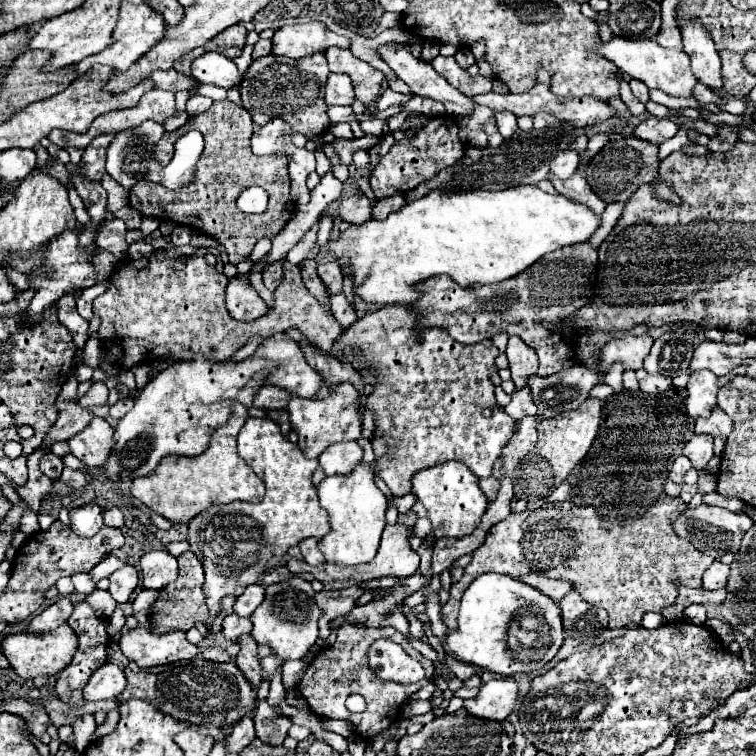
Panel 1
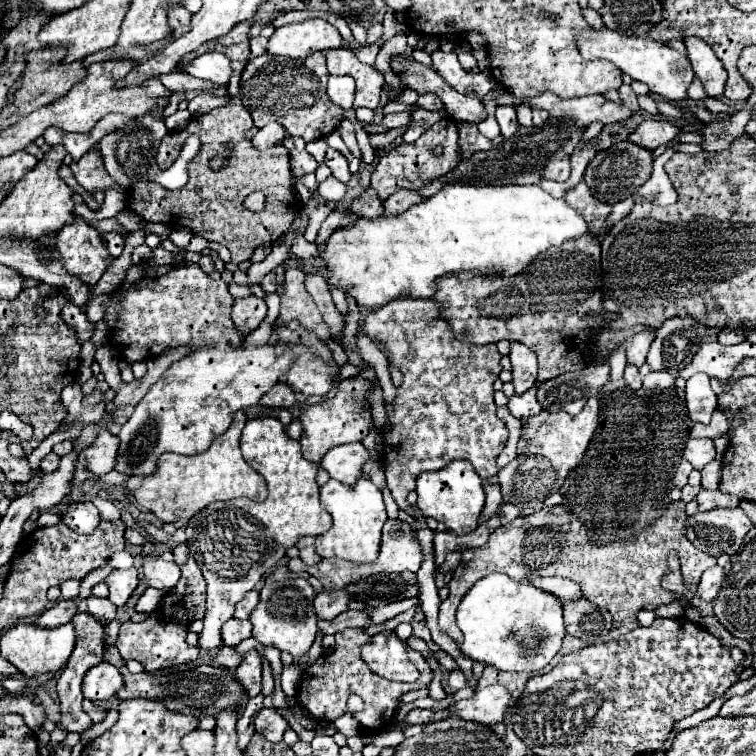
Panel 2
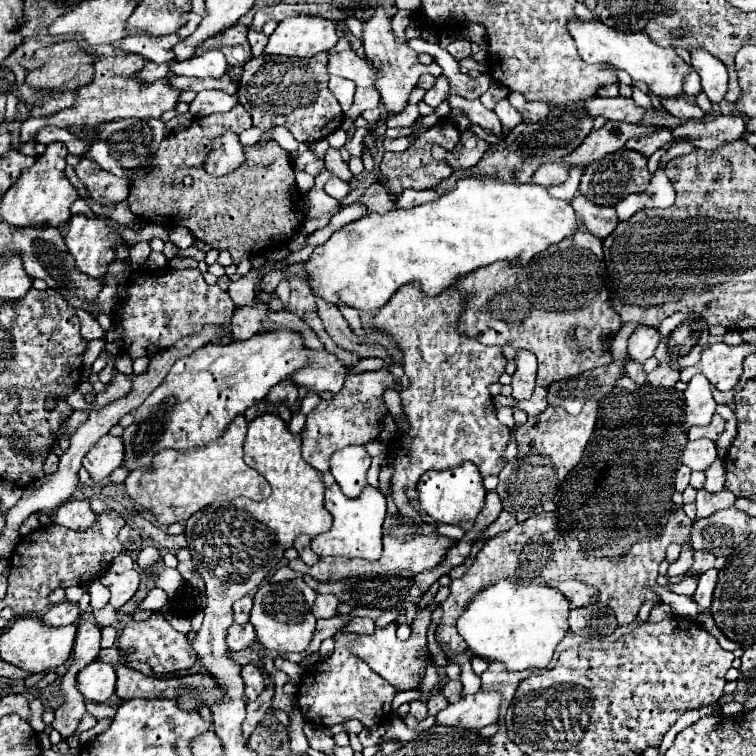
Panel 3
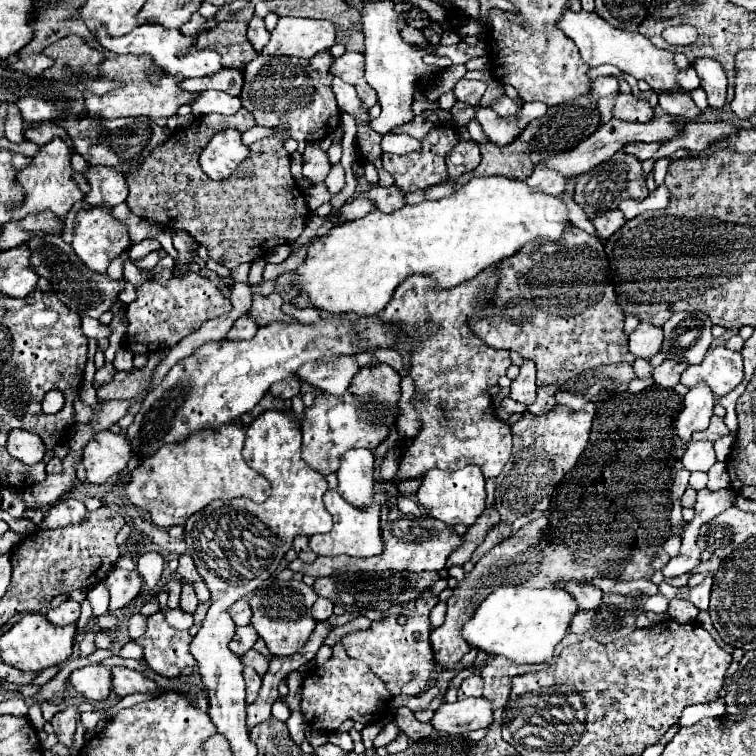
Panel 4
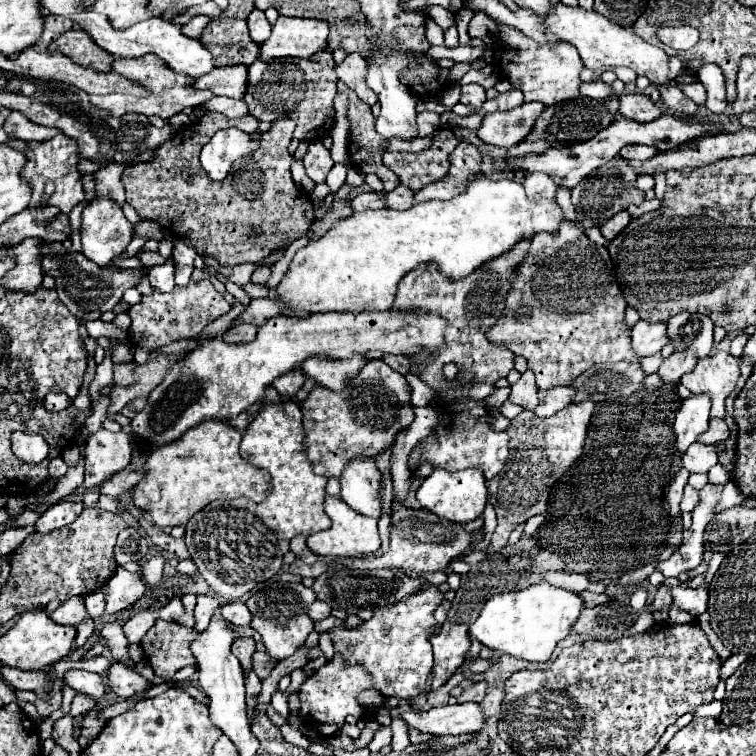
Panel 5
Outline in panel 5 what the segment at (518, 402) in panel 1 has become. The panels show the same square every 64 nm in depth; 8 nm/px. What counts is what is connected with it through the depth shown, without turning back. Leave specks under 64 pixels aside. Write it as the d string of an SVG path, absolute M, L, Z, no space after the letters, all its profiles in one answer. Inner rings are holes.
M550 388L550 390L540 390L538 392L538 408L534 410L536 416L540 418L546 418L546 416L552 416L556 414L558 410L566 408L568 404L572 404L576 396L576 390L574 388Z

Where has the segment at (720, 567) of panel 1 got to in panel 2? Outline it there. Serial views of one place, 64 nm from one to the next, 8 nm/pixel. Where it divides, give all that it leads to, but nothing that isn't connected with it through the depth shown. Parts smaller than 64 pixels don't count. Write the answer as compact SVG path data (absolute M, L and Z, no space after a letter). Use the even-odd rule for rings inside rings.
M712 566L708 568L702 578L700 578L700 584L698 584L698 598L702 602L712 602L714 596L718 594L718 588L722 586L722 580L724 580L724 568L722 566Z

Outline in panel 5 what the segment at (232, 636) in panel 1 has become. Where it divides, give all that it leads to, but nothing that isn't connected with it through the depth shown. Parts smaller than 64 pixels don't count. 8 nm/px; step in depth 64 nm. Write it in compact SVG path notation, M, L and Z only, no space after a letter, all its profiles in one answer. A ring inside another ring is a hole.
M240 638L240 640L234 640L234 644L232 644L232 654L238 656L244 672L252 670L252 654L254 652L256 652L256 642L252 638Z

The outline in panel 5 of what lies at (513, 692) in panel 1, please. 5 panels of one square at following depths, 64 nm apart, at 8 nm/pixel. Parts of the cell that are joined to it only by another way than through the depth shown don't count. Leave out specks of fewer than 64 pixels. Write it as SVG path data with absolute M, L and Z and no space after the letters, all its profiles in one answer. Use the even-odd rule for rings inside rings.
M456 704L456 706L440 706L430 708L428 712L408 710L402 714L402 720L424 734L432 736L460 736L468 732L476 732L484 726L480 704Z

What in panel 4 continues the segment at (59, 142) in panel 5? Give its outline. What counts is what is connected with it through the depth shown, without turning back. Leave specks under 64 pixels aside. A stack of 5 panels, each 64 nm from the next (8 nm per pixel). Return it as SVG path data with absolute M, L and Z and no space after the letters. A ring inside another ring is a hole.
M54 138L52 142L40 146L40 152L32 158L32 164L26 166L22 172L18 172L18 184L24 188L24 202L20 208L12 210L14 220L20 220L26 214L38 214L44 210L52 210L58 218L66 218L72 204L84 198L82 190L72 178L74 170L70 164L70 156L72 156L72 150L60 138Z

